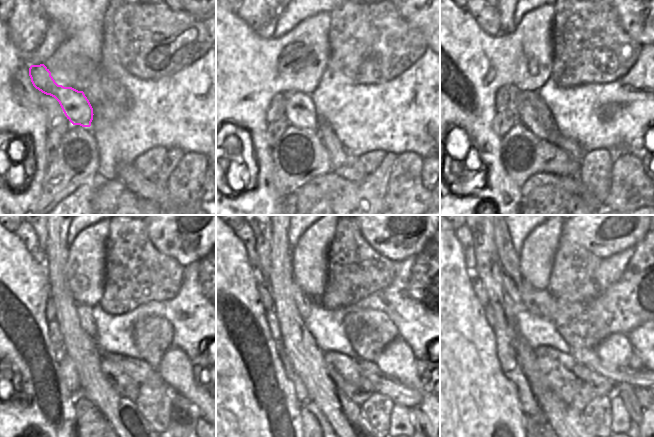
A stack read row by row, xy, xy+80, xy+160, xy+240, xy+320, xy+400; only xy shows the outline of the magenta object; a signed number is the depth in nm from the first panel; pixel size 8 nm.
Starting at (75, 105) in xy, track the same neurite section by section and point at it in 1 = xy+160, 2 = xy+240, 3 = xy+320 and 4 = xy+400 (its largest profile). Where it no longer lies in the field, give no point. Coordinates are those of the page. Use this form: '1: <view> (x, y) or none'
1: xy+160 (526, 114)
2: xy+240 (139, 370)
3: xy+320 (399, 393)
4: xy+400 (643, 396)

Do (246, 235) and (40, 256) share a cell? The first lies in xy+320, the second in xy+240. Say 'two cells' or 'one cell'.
one cell

